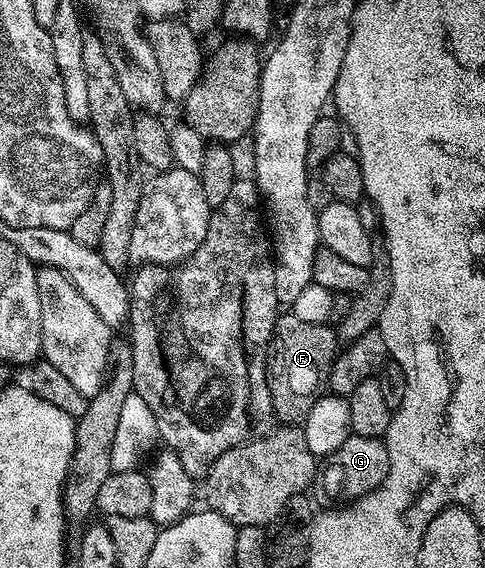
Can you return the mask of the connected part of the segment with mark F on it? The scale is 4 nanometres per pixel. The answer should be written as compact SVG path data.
M291 313L278 314L265 358L265 376L273 398L273 414L278 420L282 419L282 424L304 424L311 405L315 405L322 394L329 368L338 354L337 332L329 323L299 321L299 317Z

